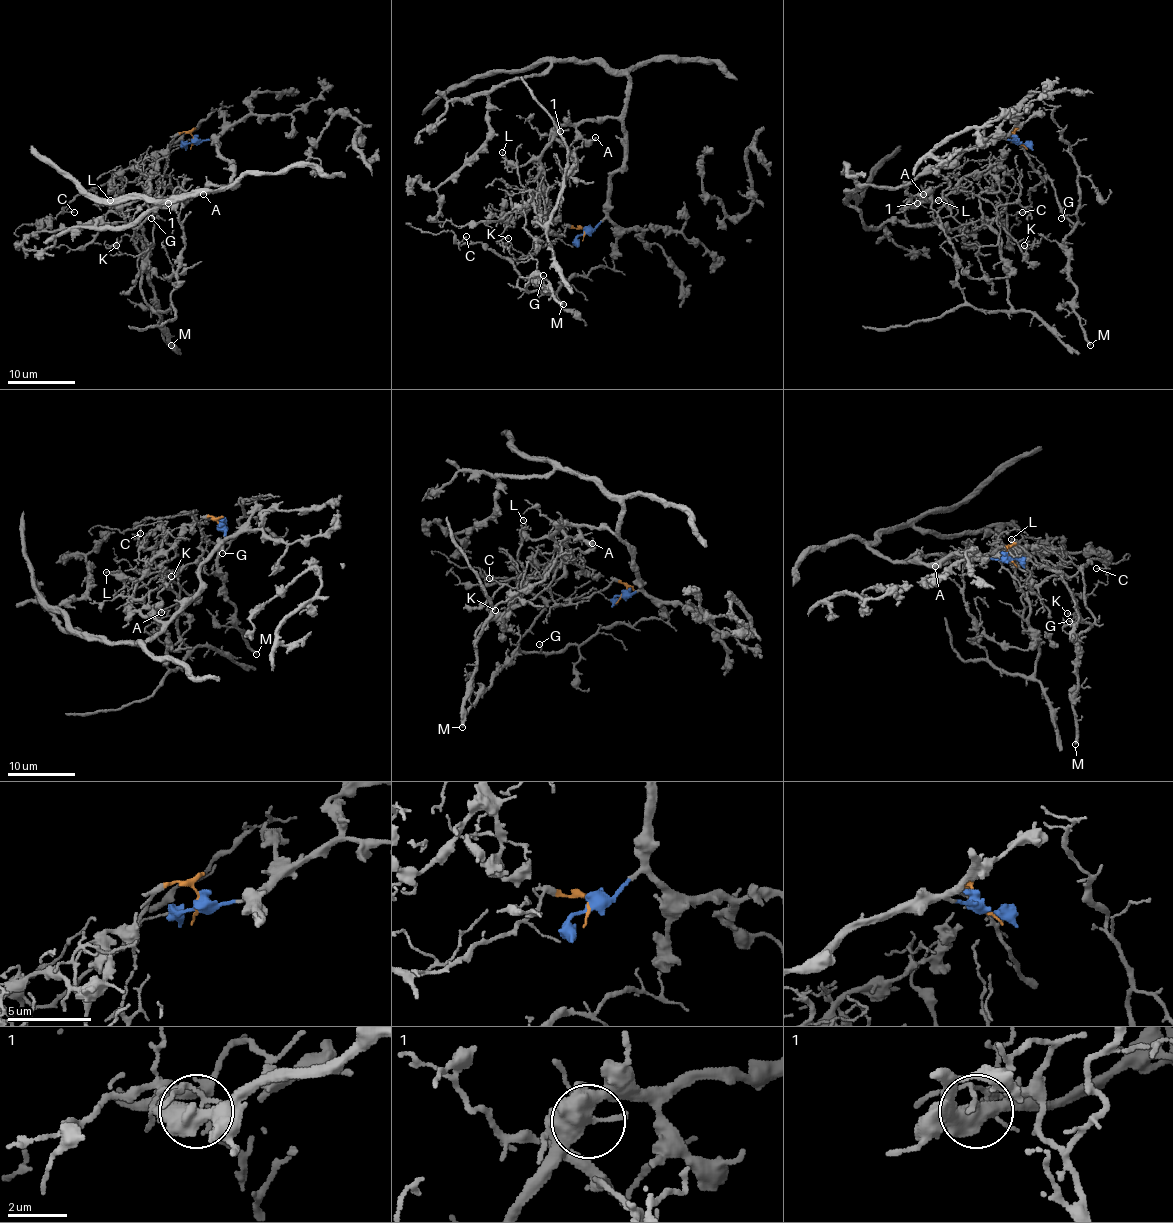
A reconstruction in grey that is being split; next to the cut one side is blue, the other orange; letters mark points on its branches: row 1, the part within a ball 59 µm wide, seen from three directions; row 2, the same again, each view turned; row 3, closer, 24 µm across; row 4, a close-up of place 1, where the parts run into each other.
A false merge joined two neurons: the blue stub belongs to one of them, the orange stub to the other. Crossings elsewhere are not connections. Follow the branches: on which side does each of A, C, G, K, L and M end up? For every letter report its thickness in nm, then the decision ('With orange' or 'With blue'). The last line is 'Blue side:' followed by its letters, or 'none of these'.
A: Thickness 160 nm. With blue
C: Thickness 120 nm. With orange
G: Thickness 120 nm. With orange
K: Thickness 130 nm. With orange
L: Thickness 110 nm. With blue
M: Thickness 280 nm. With orange
Blue side: A, L

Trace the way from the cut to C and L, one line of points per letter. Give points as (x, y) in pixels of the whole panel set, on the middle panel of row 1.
C: (583, 232), (568, 227), (553, 242), (538, 247), (524, 259), (504, 259), (480, 242), (458, 245), (466, 237)
L: (583, 232), (606, 215), (607, 179), (624, 160), (624, 126), (616, 118), (565, 125), (522, 166), (502, 152)

